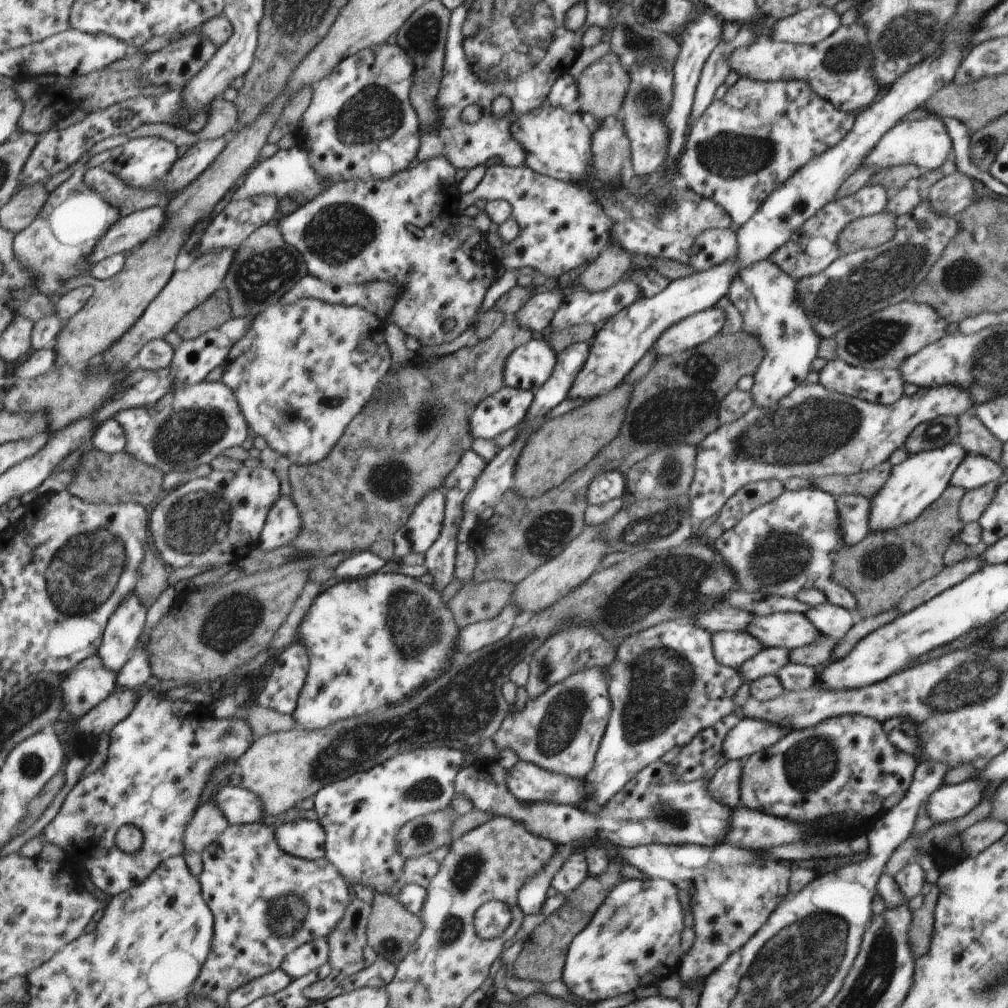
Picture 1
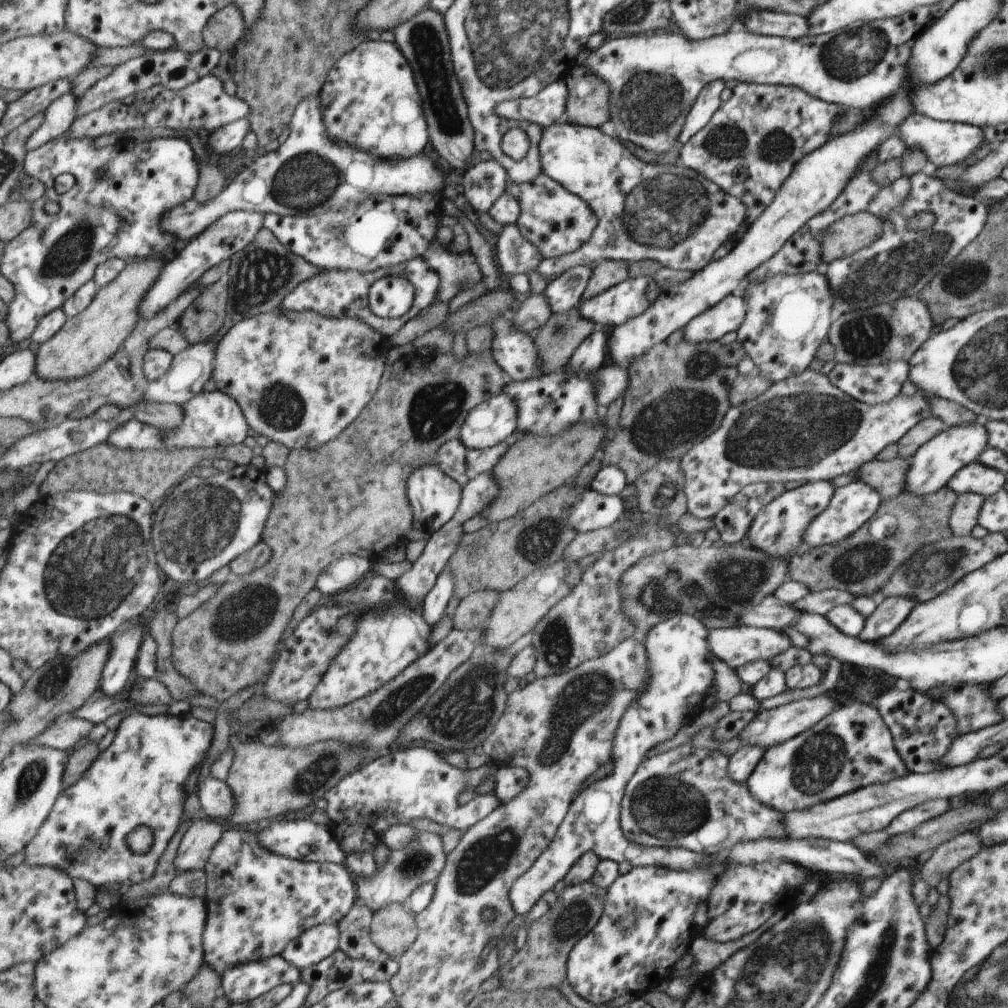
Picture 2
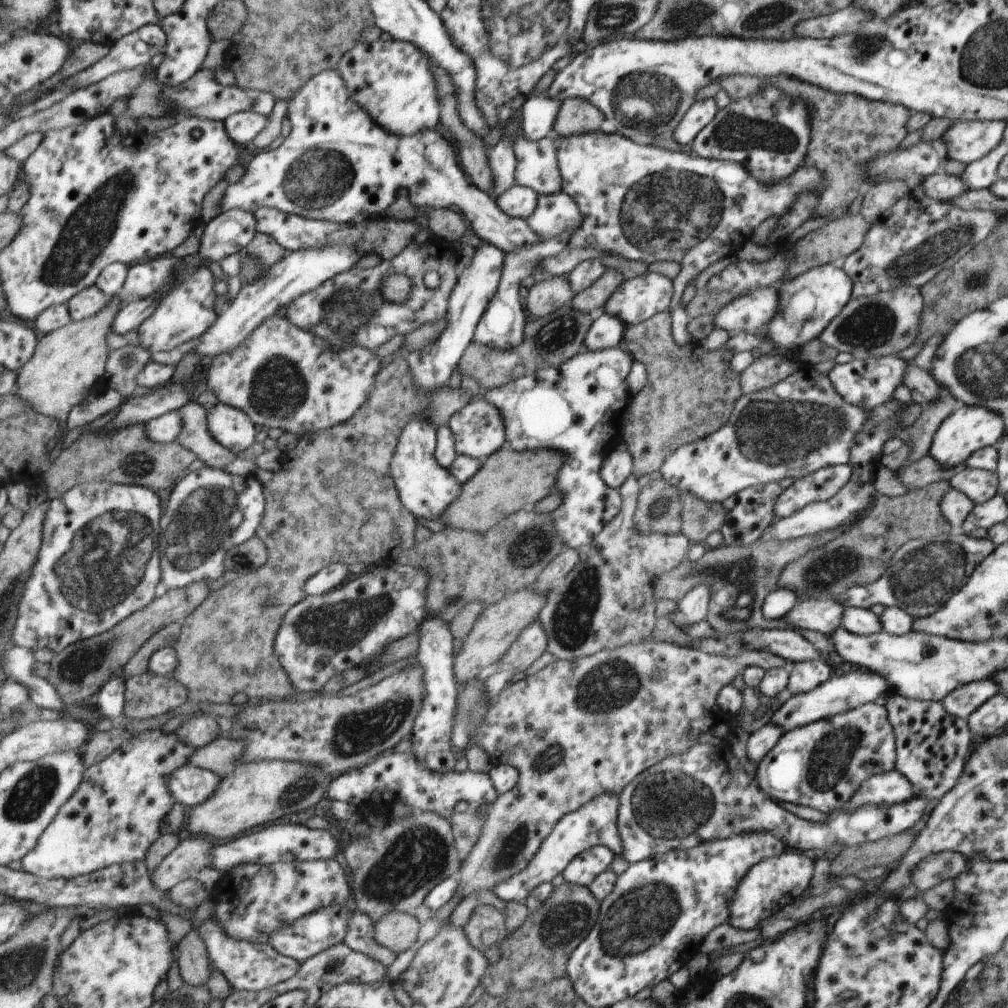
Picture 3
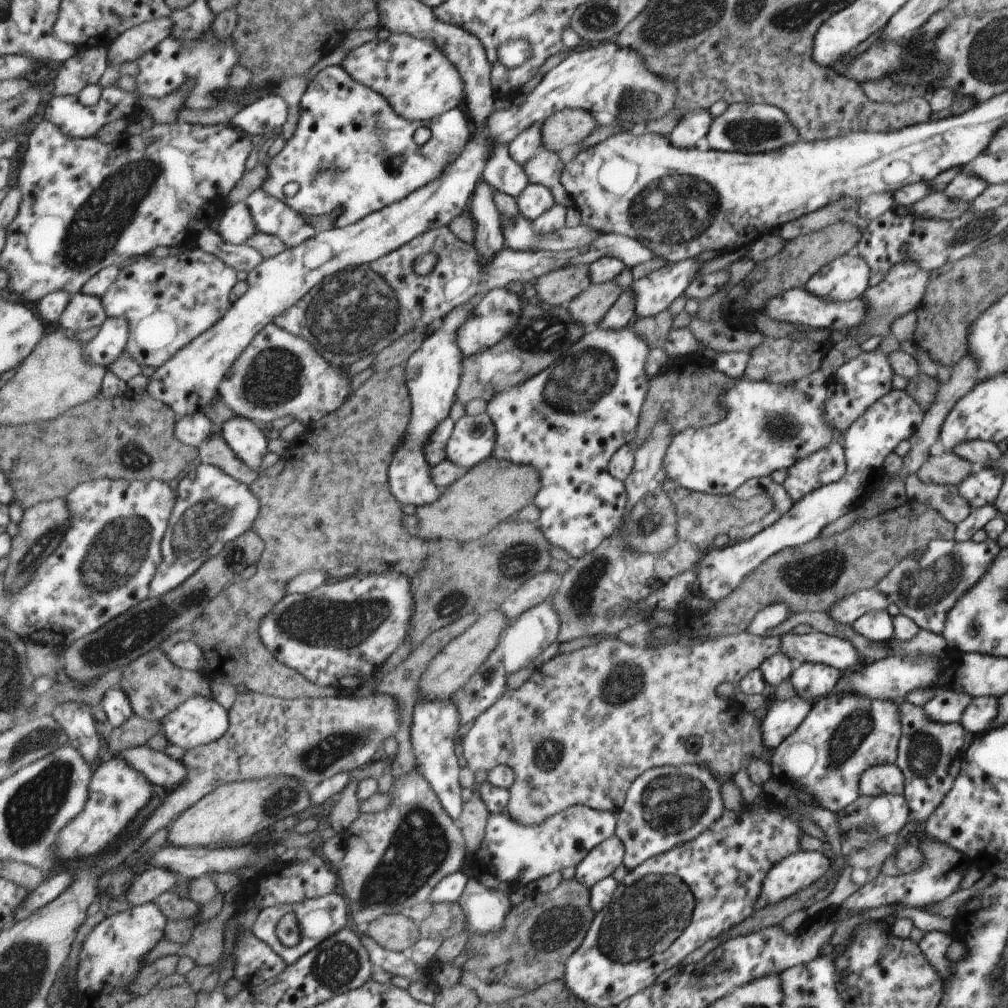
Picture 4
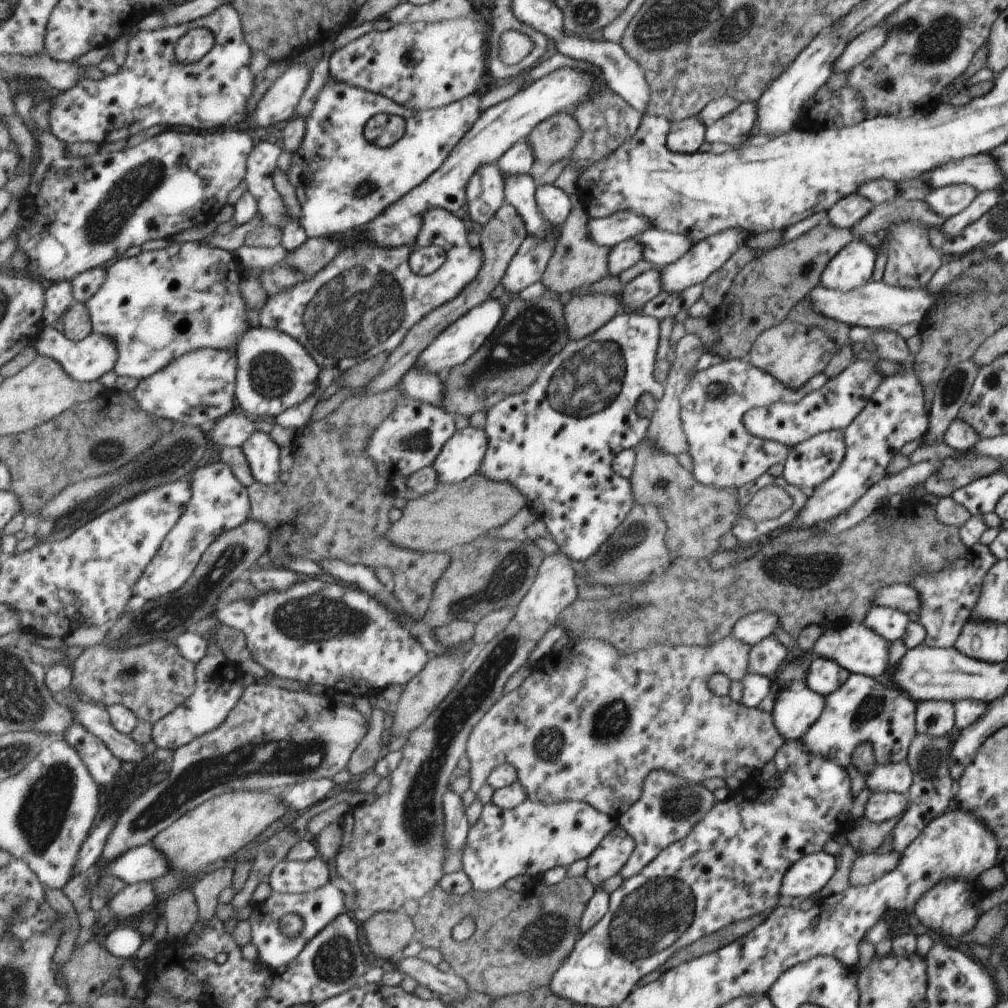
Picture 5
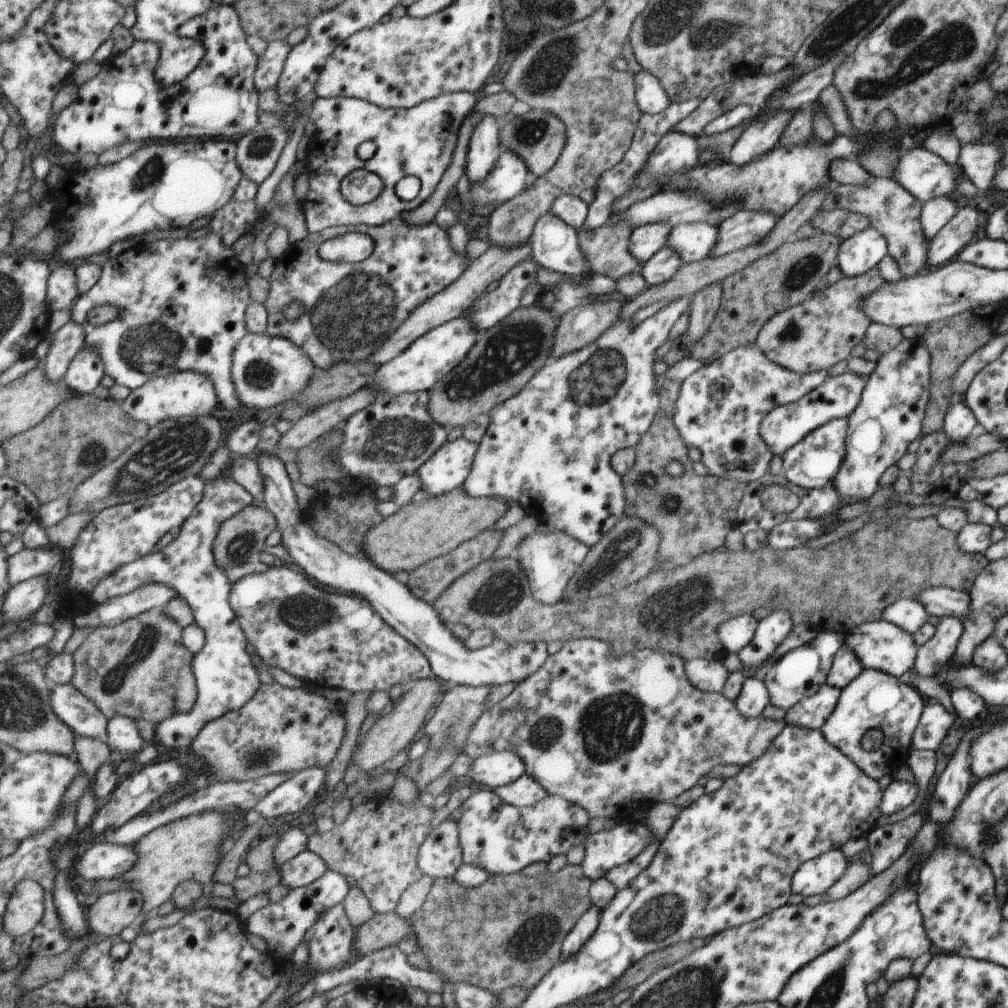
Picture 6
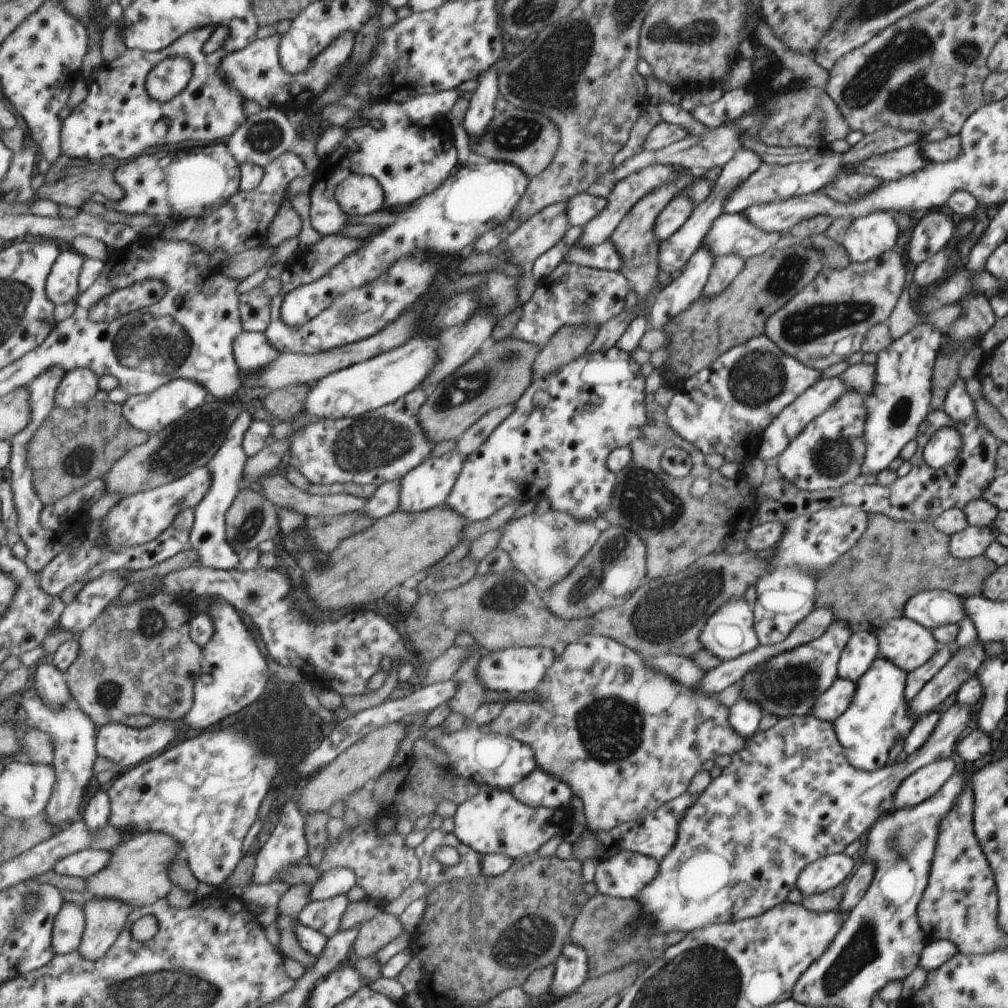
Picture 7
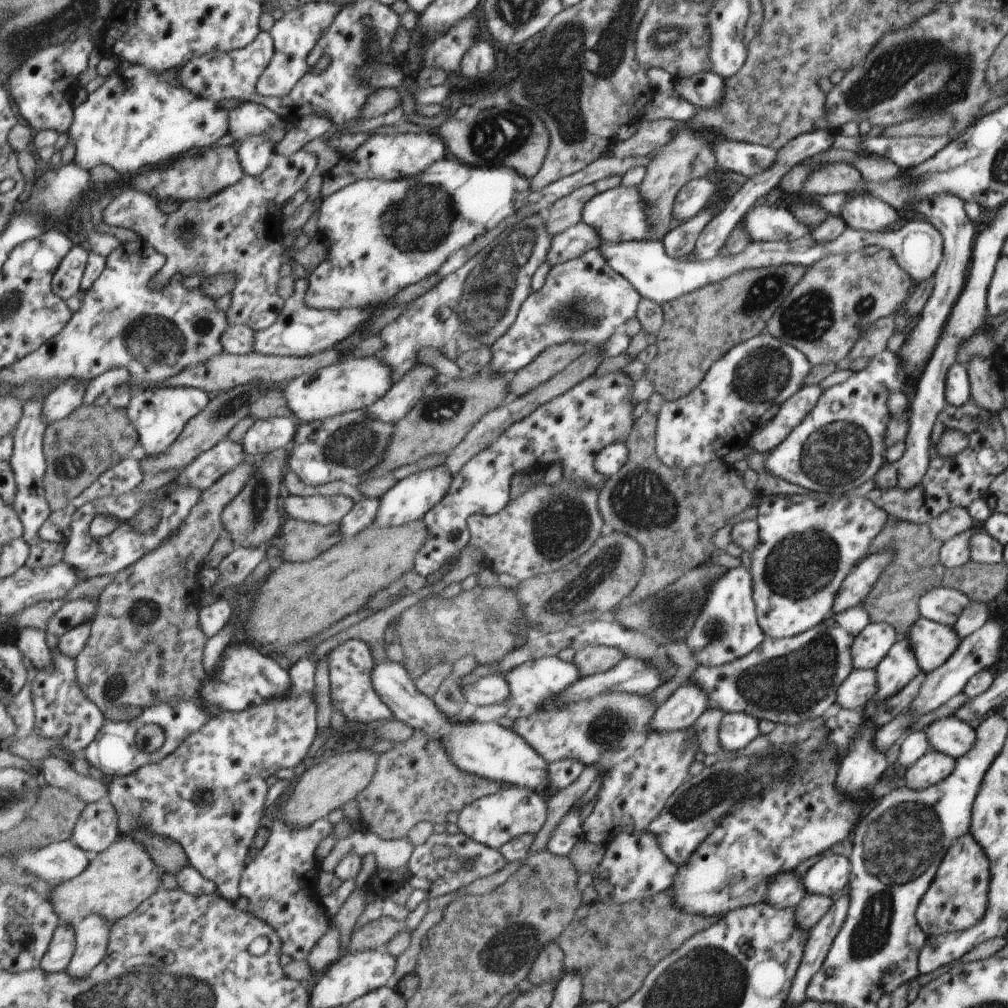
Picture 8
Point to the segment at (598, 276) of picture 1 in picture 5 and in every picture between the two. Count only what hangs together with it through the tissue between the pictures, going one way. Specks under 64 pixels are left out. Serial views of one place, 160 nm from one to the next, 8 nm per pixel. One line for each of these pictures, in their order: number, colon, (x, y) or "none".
2: (608, 273)
3: (590, 301)
4: (588, 308)
5: (583, 314)

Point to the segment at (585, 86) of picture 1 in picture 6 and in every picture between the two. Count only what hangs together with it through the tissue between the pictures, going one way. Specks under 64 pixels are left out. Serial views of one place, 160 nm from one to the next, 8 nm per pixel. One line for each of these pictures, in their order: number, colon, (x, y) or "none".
2: (587, 104)
3: (575, 116)
4: (569, 126)
5: (553, 140)
6: (538, 136)

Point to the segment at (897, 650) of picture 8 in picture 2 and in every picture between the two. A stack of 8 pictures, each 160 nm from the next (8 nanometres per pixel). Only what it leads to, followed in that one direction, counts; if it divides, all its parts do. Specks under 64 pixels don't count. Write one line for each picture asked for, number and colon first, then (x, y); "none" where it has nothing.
2: (852, 747)
3: (820, 765)
4: (843, 735)
5: (862, 708)
6: (874, 700)
7: (878, 717)

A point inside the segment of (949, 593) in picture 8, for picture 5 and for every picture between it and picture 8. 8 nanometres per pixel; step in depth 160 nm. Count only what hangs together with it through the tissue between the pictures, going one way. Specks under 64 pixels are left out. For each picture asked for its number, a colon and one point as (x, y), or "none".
5: (889, 624)
6: (908, 614)
7: (930, 609)

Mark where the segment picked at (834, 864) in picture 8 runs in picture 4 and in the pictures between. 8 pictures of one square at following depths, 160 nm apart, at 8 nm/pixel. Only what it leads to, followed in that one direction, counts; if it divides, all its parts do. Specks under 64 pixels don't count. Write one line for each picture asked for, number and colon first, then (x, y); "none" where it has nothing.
4: (791, 874)
5: (810, 873)
6: (812, 877)
7: (824, 873)

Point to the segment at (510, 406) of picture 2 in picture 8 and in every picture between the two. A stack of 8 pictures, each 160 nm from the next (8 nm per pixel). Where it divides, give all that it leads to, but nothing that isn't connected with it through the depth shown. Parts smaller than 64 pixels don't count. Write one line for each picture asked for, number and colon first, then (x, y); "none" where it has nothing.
3: (479, 430)
4: (474, 438)
5: (462, 457)
6: (448, 469)
7: (430, 485)
8: (410, 499)

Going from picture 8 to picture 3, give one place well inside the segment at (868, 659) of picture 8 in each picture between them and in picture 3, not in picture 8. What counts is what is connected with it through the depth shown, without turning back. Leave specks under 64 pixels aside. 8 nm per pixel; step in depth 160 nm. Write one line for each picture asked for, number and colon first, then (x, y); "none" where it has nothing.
3: (805, 676)
4: (810, 680)
5: (823, 676)
6: (844, 666)
7: (861, 651)

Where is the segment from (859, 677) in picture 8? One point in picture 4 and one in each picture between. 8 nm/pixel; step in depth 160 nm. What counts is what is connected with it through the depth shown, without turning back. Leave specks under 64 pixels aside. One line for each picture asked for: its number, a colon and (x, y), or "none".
4: (782, 718)
5: (795, 709)
6: (810, 713)
7: (833, 702)

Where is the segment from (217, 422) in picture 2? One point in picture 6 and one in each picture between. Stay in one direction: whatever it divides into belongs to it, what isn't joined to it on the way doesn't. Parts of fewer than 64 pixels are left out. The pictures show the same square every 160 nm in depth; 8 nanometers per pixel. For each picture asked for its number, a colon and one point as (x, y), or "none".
3: (233, 428)
4: (245, 436)
5: (262, 453)
6: (418, 621)

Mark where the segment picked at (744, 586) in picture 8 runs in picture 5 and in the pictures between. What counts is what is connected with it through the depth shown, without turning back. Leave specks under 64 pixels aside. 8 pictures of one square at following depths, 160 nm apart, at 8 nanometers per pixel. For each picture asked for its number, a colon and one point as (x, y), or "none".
5: (758, 625)
6: (736, 633)
7: (727, 634)

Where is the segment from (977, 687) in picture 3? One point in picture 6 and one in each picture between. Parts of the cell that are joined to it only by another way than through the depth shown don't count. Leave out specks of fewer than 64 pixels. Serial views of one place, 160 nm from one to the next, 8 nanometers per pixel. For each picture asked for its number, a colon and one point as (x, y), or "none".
4: (946, 706)
5: (935, 718)
6: (934, 722)

